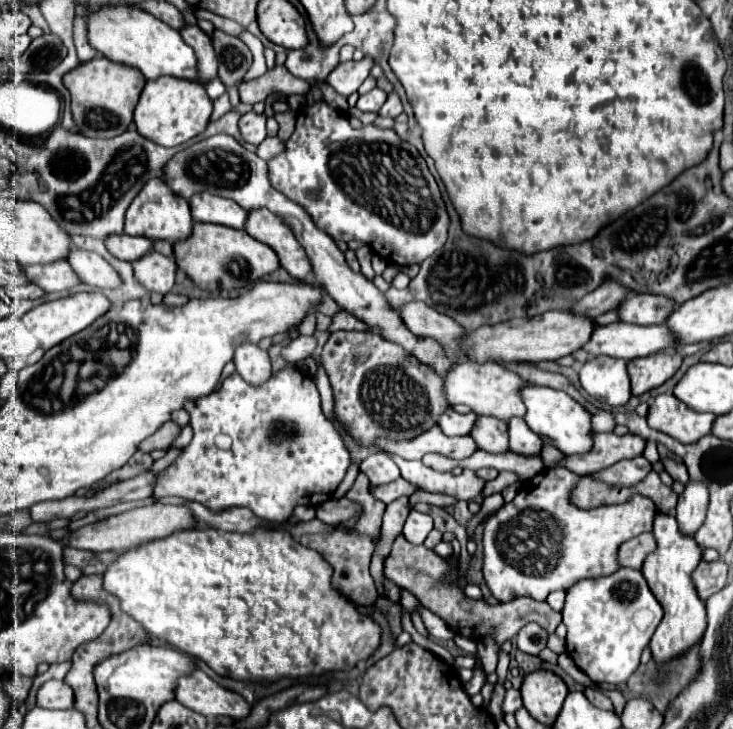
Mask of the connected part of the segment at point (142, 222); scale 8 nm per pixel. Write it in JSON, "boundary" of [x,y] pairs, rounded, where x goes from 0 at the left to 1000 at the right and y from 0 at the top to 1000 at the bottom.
{"boundary":[[[221,246],[202,248],[194,257],[194,265],[180,276],[180,281],[172,289],[172,309],[169,320],[175,322],[194,322],[202,328],[226,328],[232,333],[248,331],[262,320],[262,298],[259,298],[259,281],[251,270],[240,267]]]}

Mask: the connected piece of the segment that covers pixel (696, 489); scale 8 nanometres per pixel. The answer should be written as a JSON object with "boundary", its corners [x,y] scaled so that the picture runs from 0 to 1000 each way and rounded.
{"boundary":[[[941,660],[936,665],[936,674],[925,682],[925,695],[922,695],[925,726],[944,737],[955,726],[955,720],[960,717],[963,698],[966,698],[963,665],[952,665],[950,660]]]}

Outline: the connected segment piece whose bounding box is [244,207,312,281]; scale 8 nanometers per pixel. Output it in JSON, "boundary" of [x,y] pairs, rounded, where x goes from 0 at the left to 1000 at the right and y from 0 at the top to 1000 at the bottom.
{"boundary":[[[363,284],[344,287],[344,289],[338,289],[333,314],[347,328],[368,336],[377,344],[382,364],[401,383],[407,383],[407,385],[420,383],[417,377],[426,374],[426,364],[412,342],[412,336],[404,331],[398,314],[385,303],[385,298],[368,292]]]}

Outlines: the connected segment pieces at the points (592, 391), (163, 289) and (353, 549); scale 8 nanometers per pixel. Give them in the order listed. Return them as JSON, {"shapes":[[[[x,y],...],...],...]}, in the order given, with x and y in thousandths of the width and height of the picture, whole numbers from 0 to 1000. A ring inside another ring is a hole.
{"shapes":[[[[808,490],[791,503],[791,525],[805,545],[832,558],[854,556],[862,542],[851,492]]],[[[205,344],[188,358],[180,361],[186,383],[202,396],[202,399],[216,399],[216,402],[229,402],[237,391],[237,377],[240,377],[240,361],[232,353],[218,350],[216,344]]],[[[461,723],[458,728],[442,731],[442,734],[412,734],[409,745],[428,753],[428,756],[434,756],[453,775],[453,781],[456,781],[456,791],[453,791],[456,805],[464,808],[486,830],[508,830],[516,822],[516,811],[513,811],[508,789],[502,783],[505,764],[510,759],[510,745],[502,734],[472,731],[467,723]]]]}

